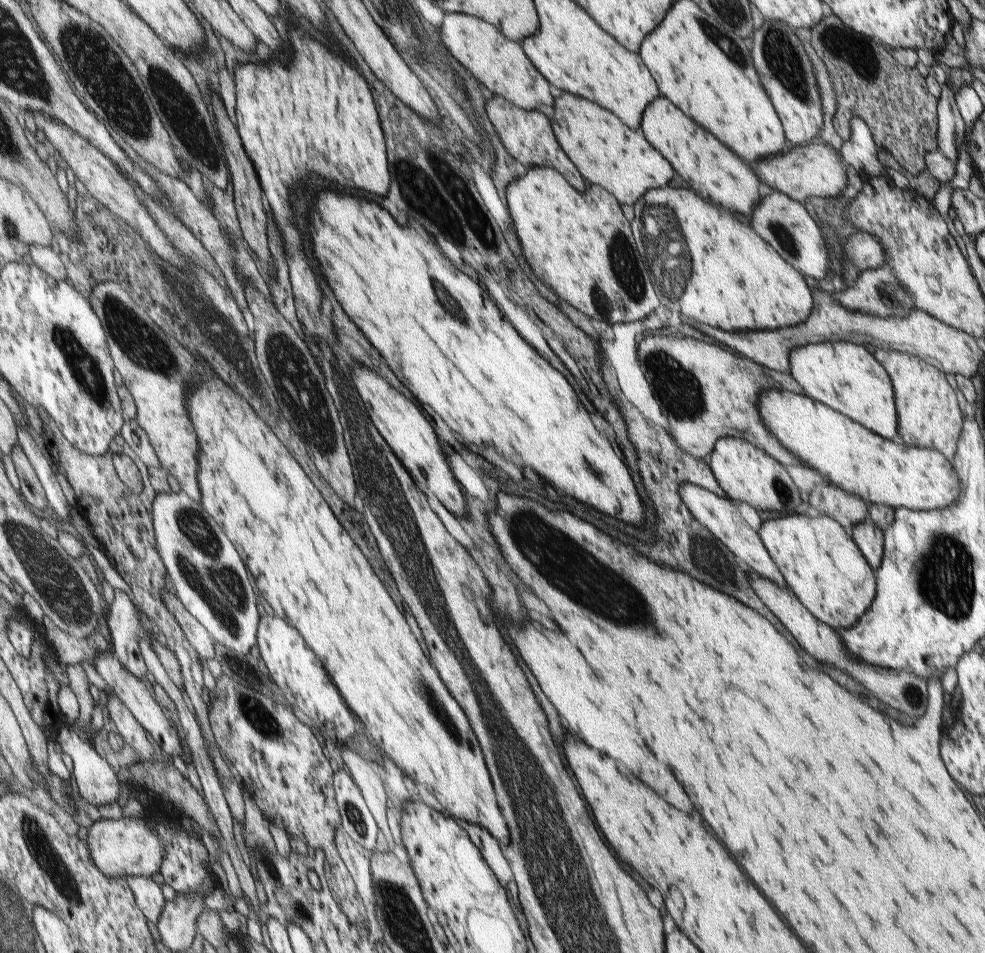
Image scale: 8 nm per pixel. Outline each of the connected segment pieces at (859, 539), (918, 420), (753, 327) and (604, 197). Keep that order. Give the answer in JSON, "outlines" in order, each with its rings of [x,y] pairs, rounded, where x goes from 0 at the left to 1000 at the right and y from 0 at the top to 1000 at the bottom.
{"outlines":[[[[880,541],[875,550],[867,552],[864,563],[877,582],[879,590],[889,600],[896,587],[896,558]]],[[[889,366],[889,376],[897,381],[907,403],[912,449],[916,466],[935,471],[950,471],[969,486],[977,455],[977,432],[973,428],[971,411],[960,395],[934,375],[912,368]]],[[[679,195],[658,200],[646,211],[644,220],[650,237],[656,239],[654,243],[657,241],[662,249],[669,249],[670,238],[676,237],[674,241],[686,241],[694,250],[691,256],[680,254],[679,249],[671,250],[668,257],[657,243],[656,248],[650,246],[650,252],[658,256],[657,273],[661,275],[666,269],[660,278],[666,285],[666,295],[670,301],[677,301],[677,310],[687,314],[688,328],[693,334],[748,349],[805,343],[823,331],[825,308],[812,285],[740,220],[723,214],[703,198]]],[[[540,175],[531,185],[520,190],[514,198],[514,215],[530,256],[534,275],[538,277],[544,292],[560,304],[569,314],[583,321],[586,326],[601,336],[607,332],[607,302],[613,319],[613,334],[619,342],[625,339],[653,337],[660,327],[671,320],[658,277],[650,271],[642,241],[625,208],[609,195],[600,195],[595,204],[586,199],[566,178],[558,175]]]]}

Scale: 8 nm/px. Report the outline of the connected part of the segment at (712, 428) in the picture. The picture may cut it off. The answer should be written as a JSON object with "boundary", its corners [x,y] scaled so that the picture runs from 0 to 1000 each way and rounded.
{"boundary":[[[685,352],[651,353],[647,374],[662,413],[684,454],[684,462],[694,475],[719,484],[725,476],[729,461],[746,459],[770,468],[796,488],[815,487],[792,466],[772,439],[769,427],[771,413],[780,406],[793,406],[776,392],[775,384],[768,379],[753,376],[745,367],[739,369],[728,361],[719,361],[704,354],[687,355]]]}

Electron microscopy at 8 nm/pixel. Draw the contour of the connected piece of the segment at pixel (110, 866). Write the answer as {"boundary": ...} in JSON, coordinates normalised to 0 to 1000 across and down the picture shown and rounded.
{"boundary":[[[145,858],[104,859],[90,870],[90,886],[99,909],[113,920],[154,920],[165,910],[166,884]]]}

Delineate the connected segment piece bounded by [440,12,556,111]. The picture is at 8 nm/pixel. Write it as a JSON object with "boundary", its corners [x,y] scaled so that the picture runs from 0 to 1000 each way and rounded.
{"boundary":[[[453,13],[447,38],[451,40],[451,48],[455,50],[455,55],[499,99],[512,102],[536,116],[544,116],[548,112],[560,113],[563,94],[538,65],[531,47],[512,38],[508,29],[477,16]]]}

